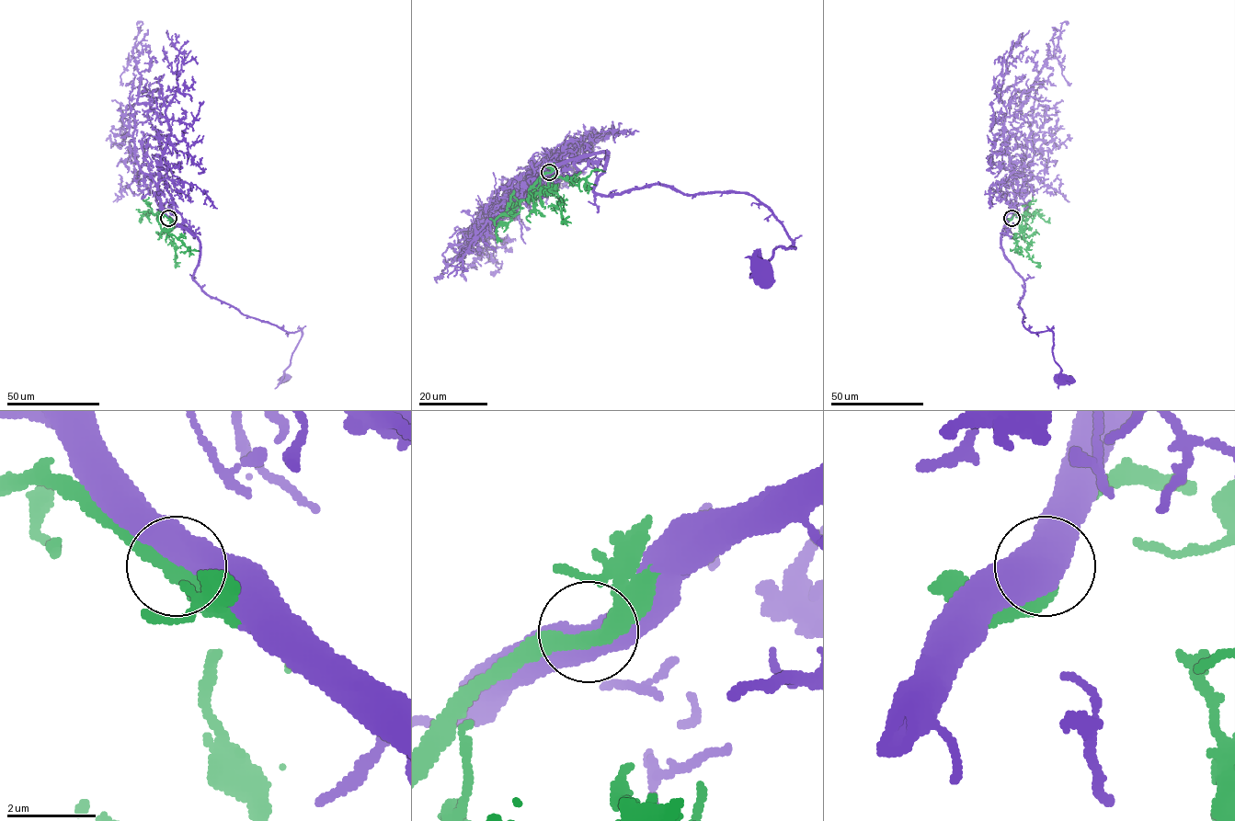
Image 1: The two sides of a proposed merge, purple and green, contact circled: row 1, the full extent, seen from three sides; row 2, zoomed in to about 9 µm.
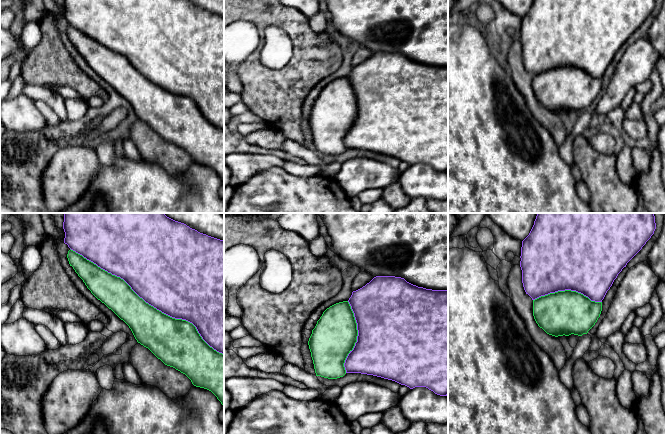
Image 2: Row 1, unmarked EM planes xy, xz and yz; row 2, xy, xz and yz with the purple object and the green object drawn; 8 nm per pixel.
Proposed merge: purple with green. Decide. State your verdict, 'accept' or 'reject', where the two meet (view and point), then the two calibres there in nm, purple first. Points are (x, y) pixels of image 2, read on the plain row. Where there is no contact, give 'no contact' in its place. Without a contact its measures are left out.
accept | xy (149, 80) | 500/320 nm

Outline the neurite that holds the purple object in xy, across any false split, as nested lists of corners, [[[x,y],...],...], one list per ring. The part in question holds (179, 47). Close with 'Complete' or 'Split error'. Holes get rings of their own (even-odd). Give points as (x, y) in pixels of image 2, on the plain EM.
[[[63,0],[63,5],[65,8],[64,19],[70,24],[67,30],[69,40],[83,56],[91,69],[129,102],[138,119],[148,124],[165,141],[173,143],[185,150],[194,162],[211,167],[224,183],[224,17],[200,9],[186,0]]]. Split error

